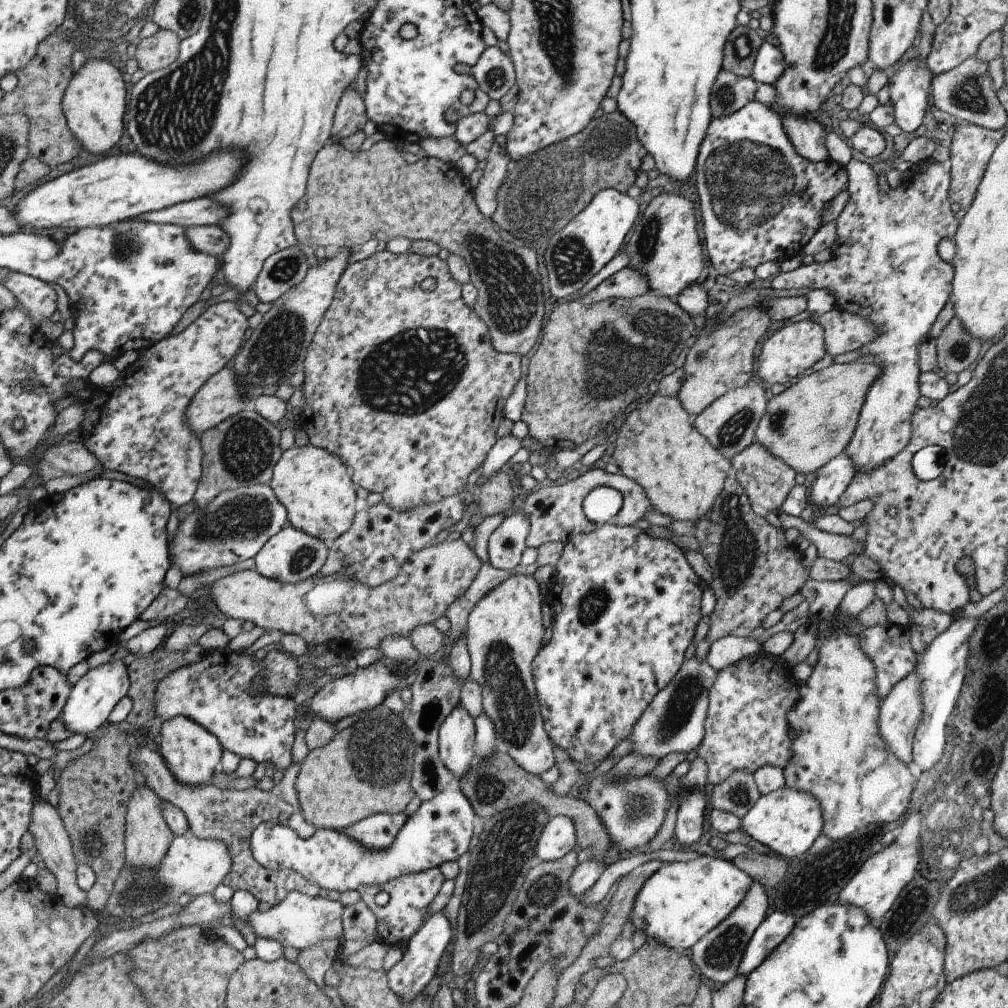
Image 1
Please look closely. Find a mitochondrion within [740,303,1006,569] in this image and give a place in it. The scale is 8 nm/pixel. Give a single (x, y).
(960, 350)

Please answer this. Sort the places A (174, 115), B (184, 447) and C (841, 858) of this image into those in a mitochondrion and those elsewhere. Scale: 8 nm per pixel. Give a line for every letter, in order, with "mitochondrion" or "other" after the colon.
A: mitochondrion
B: mitochondrion
C: mitochondrion

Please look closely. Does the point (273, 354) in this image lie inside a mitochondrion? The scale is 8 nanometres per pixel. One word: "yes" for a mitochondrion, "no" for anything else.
yes

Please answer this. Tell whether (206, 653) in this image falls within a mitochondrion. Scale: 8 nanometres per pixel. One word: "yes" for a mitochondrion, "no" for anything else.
no

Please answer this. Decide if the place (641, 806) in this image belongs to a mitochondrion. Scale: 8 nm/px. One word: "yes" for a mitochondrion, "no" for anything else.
yes

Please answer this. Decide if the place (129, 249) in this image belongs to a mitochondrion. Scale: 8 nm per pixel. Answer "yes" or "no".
yes

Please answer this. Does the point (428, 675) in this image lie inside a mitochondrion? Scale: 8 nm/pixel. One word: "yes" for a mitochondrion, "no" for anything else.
no

